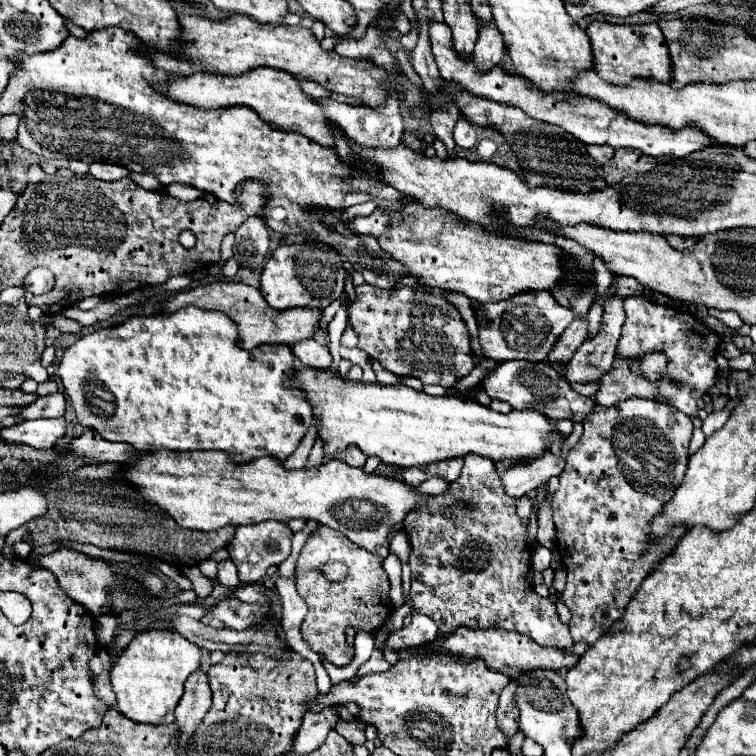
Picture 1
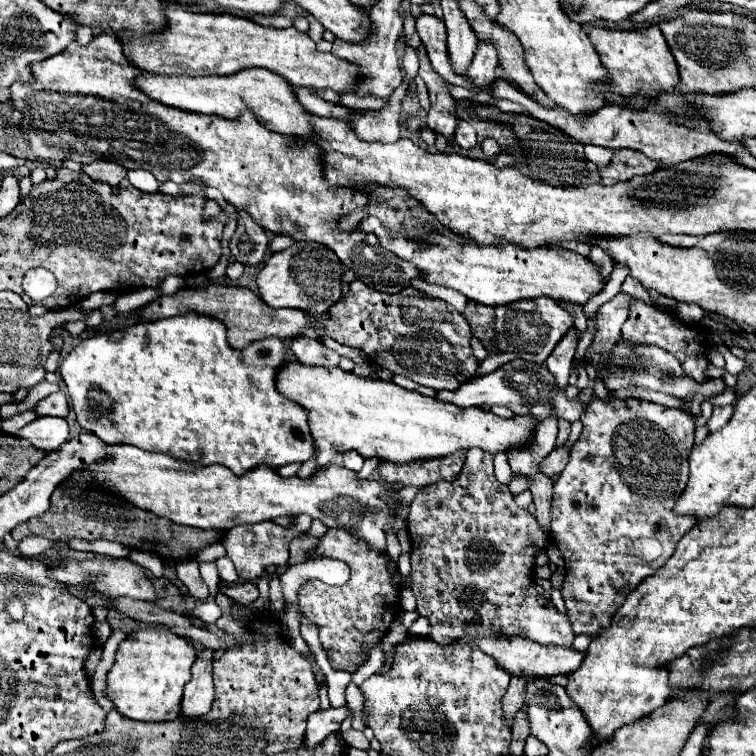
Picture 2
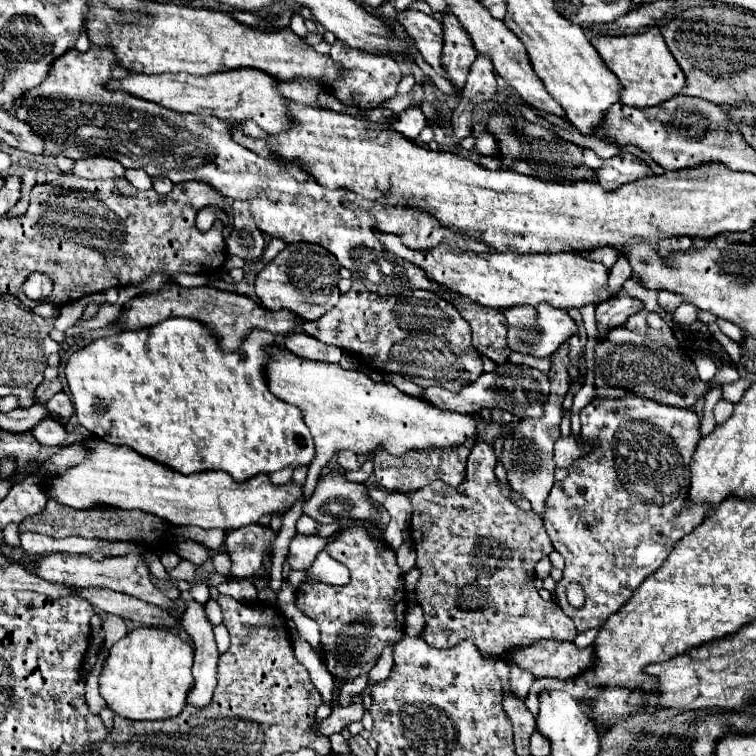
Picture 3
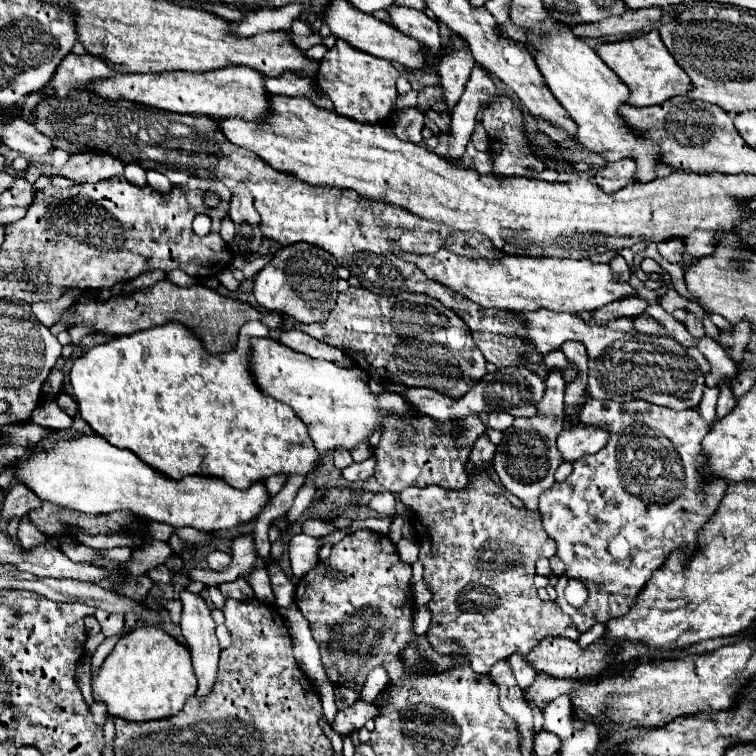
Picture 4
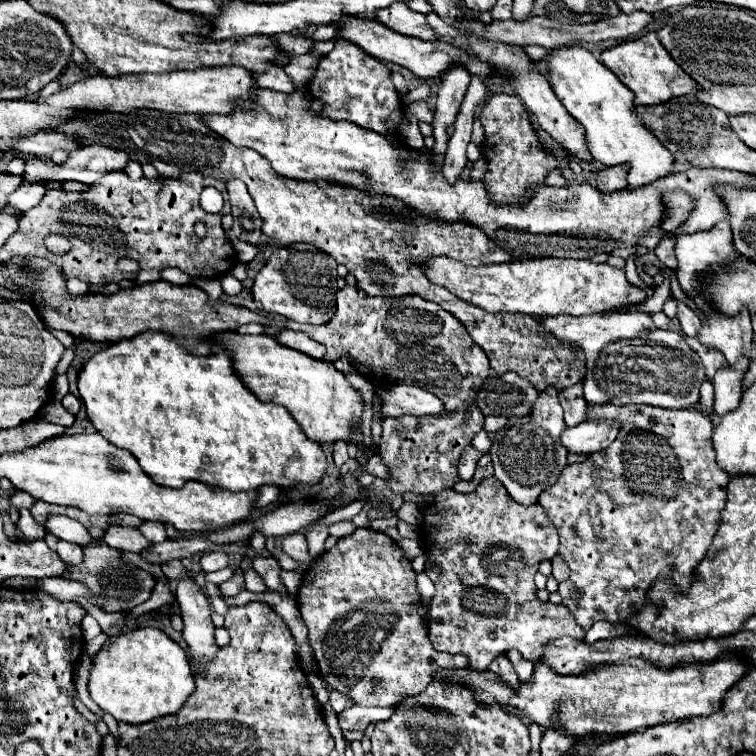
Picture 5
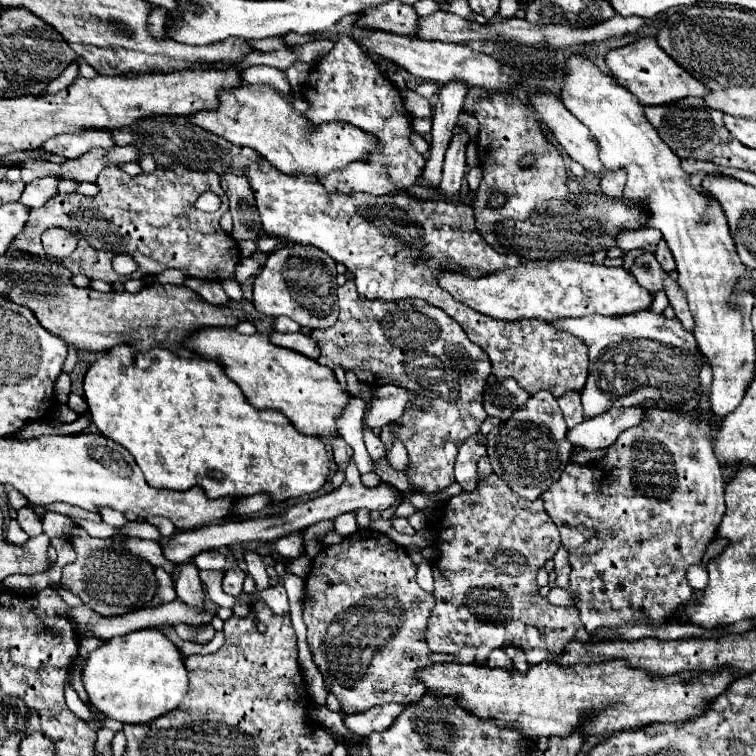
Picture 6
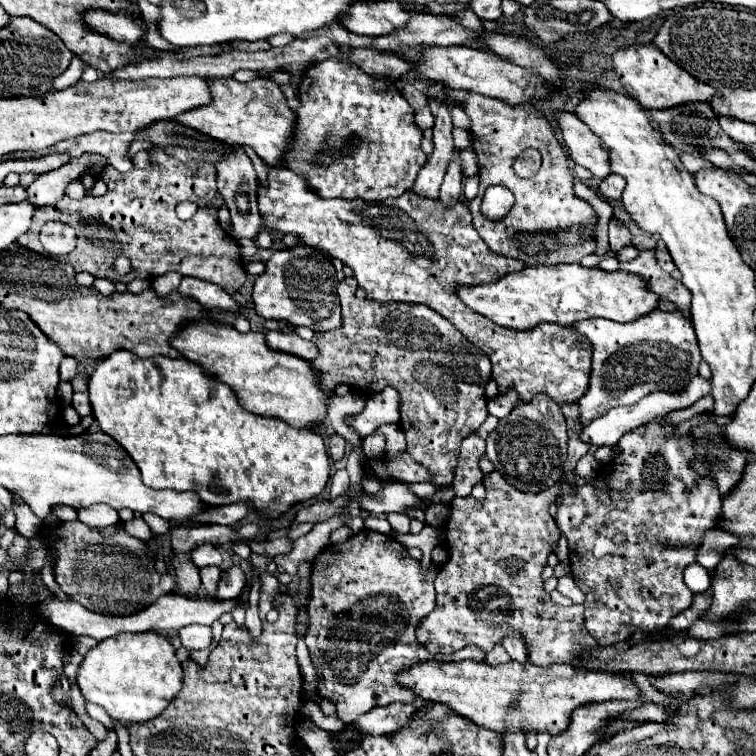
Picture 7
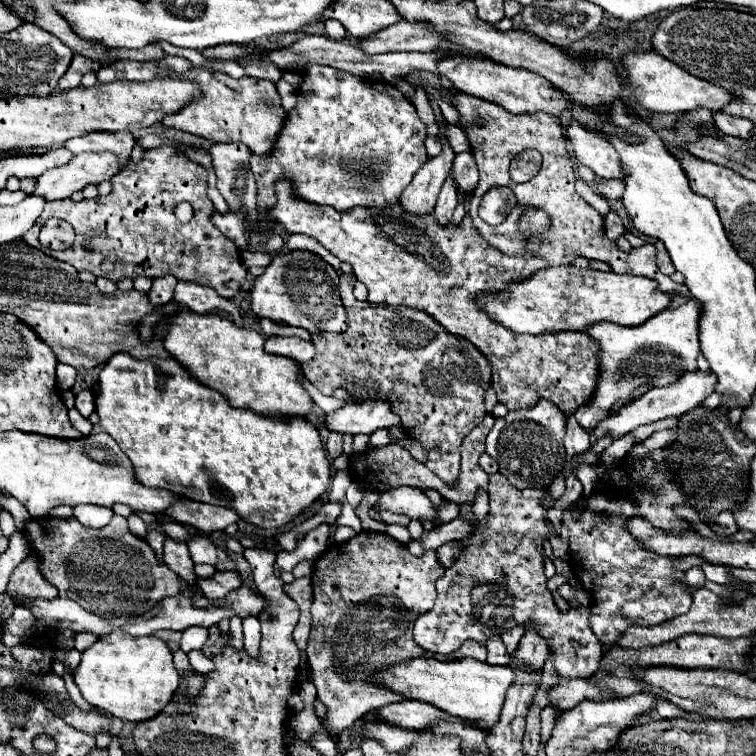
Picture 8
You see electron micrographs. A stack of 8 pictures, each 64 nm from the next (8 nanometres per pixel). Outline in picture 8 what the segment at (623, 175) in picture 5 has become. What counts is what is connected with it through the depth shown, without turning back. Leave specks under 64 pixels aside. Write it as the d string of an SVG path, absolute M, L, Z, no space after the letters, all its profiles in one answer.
M600 180L598 182L598 194L604 196L606 200L620 200L624 192L624 180Z

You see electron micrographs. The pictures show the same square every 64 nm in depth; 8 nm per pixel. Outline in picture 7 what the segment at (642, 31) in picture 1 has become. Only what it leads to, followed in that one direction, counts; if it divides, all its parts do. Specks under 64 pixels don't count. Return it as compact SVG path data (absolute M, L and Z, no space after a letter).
M652 42L618 50L612 56L612 66L628 96L638 100L646 110L664 110L682 102L710 102L712 96L716 96L716 90L712 86L692 78L686 70L682 70L666 54L662 54Z

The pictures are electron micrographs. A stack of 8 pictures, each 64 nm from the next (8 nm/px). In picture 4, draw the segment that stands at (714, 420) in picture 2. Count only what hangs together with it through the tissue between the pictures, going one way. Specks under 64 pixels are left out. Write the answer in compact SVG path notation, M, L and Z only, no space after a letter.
M722 382L722 384L718 384L718 388L720 388L720 396L718 396L718 404L716 404L716 414L720 420L734 408L736 400L730 394L730 382Z

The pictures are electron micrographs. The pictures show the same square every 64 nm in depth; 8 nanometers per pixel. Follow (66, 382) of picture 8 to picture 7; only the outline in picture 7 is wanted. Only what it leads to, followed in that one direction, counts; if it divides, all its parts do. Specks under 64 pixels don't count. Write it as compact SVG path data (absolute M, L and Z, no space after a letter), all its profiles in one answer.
M66 356L66 358L62 360L62 364L60 364L60 378L62 378L62 380L72 380L72 376L76 374L76 366L78 366L76 358Z

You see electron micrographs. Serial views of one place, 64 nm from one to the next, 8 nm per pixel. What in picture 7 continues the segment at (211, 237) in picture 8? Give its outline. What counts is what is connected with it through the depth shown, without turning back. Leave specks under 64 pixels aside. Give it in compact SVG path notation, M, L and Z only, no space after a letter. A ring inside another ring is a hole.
M150 150L150 160L150 170L134 168L128 174L120 174L116 168L108 166L100 178L108 184L108 192L100 198L84 196L82 200L72 200L64 196L58 200L58 206L36 208L30 230L16 242L32 252L44 254L44 248L38 244L38 234L46 222L58 220L72 226L78 234L76 250L60 258L70 264L74 272L88 272L94 278L112 282L130 282L134 278L152 280L174 270L182 276L214 282L226 292L238 290L246 274L236 238L222 230L218 222L218 208L224 204L224 198L216 186L216 168L194 160L188 160L188 164L180 162L164 150ZM184 200L200 204L198 214L186 222L176 216L176 206ZM204 204L210 206L204 208ZM96 240L100 240L100 244L96 244ZM116 256L128 256L132 260L132 272L128 276L118 276L114 272Z

